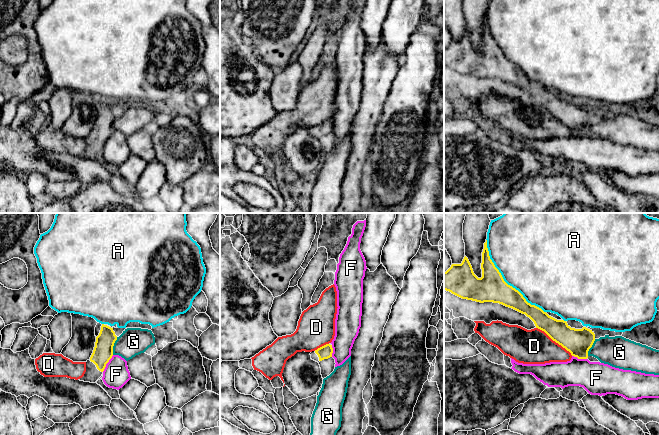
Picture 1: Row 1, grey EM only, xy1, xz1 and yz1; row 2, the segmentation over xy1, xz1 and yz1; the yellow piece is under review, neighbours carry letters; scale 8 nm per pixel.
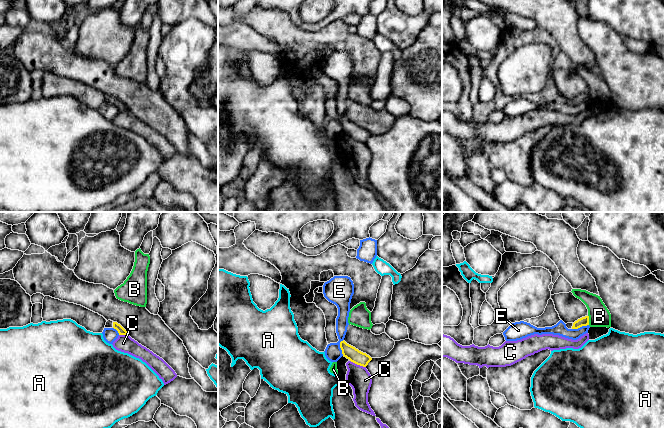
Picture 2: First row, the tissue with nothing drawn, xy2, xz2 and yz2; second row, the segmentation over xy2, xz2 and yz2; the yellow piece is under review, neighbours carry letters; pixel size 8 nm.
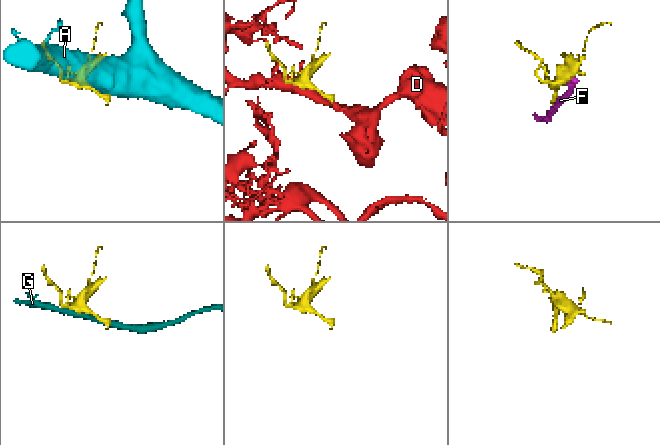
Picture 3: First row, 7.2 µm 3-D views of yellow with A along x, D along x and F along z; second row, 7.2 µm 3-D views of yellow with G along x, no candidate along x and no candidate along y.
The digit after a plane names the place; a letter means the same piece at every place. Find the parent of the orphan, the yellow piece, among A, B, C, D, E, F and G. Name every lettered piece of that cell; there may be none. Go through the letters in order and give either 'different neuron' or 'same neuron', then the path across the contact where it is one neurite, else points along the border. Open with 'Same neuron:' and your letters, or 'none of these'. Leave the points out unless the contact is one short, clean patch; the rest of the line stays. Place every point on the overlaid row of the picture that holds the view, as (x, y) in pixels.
Same neuron: none of these
A: different neuron
B: different neuron
C: different neuron
D: different neuron
E: different neuron; border along xz2 (343, 339), (340, 342), (340, 349), (343, 355)
F: different neuron; border along xy1 (113, 355), (102, 371)
G: different neuron; border along xy1 (117, 337), (112, 354)

